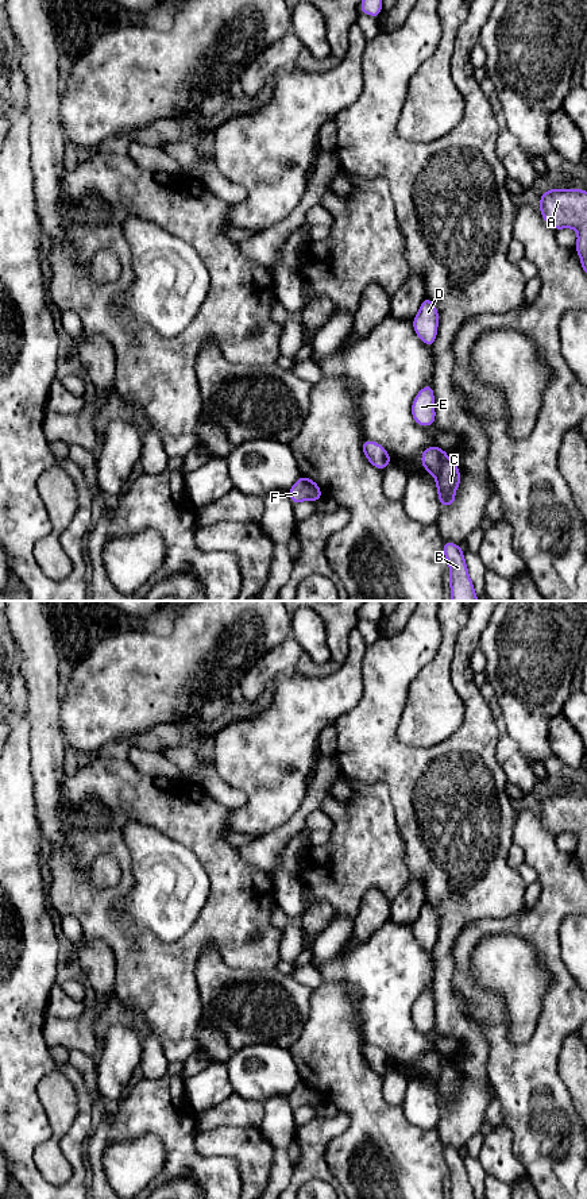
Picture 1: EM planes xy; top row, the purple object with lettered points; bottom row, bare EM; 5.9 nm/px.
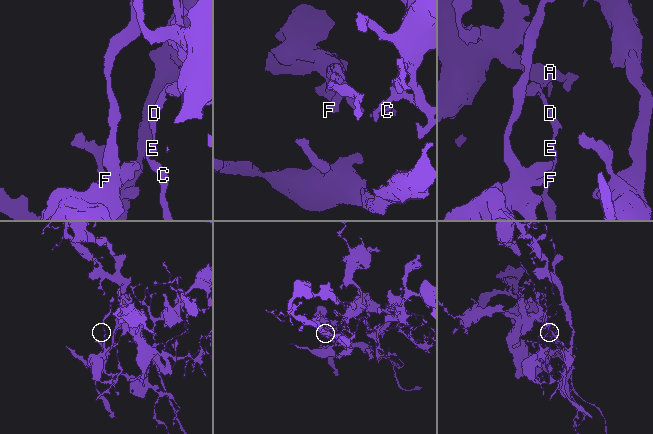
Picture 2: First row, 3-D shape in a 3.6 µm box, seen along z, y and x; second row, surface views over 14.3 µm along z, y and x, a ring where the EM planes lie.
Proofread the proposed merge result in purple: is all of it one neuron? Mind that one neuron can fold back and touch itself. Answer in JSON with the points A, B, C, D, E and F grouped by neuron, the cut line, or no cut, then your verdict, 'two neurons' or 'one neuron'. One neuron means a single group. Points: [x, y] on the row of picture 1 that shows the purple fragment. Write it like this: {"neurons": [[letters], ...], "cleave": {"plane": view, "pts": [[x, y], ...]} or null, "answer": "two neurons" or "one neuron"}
{"neurons": [["A", "D", "E"], ["B", "C", "F"]], "cleave": {"plane": "xy", "pts": [[447, 457], [435, 477]]}, "answer": "two neurons"}

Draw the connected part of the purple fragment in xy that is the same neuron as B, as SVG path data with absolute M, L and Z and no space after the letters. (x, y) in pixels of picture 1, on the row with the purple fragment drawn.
M444 541L443 551L449 564L451 601L478 601L460 545Z

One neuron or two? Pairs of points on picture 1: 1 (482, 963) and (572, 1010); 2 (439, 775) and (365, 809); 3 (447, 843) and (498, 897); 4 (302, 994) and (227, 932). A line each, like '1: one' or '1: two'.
1: two
2: two
3: one
4: two

